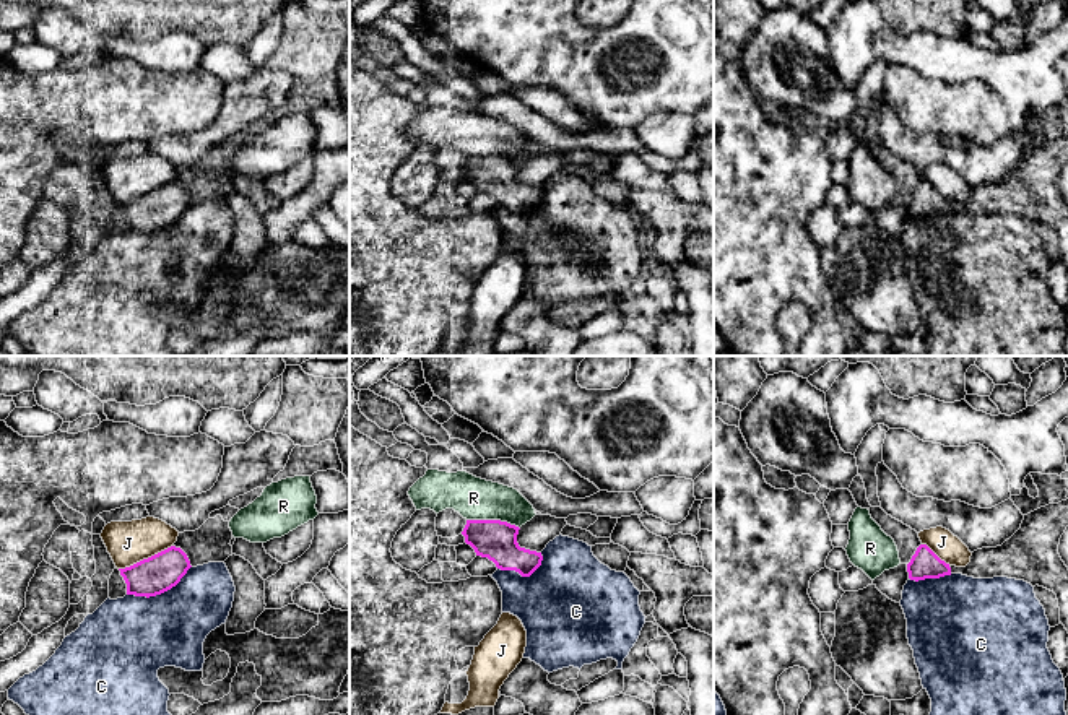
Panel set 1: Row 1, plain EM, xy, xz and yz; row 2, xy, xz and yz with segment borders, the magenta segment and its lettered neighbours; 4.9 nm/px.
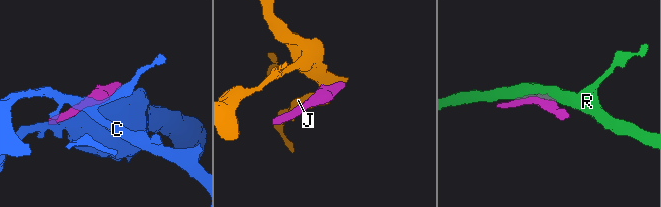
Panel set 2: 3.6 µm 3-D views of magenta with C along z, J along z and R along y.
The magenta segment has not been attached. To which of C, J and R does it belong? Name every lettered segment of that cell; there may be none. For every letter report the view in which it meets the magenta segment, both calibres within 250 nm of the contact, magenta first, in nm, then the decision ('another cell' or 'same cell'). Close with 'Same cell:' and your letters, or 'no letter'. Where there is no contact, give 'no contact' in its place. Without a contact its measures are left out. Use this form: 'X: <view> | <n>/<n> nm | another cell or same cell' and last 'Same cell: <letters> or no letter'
C: xy | 190/400 nm | another cell
J: xy | 190/200 nm | another cell
R: xz | 200/200 nm | another cell
Same cell: no letter

